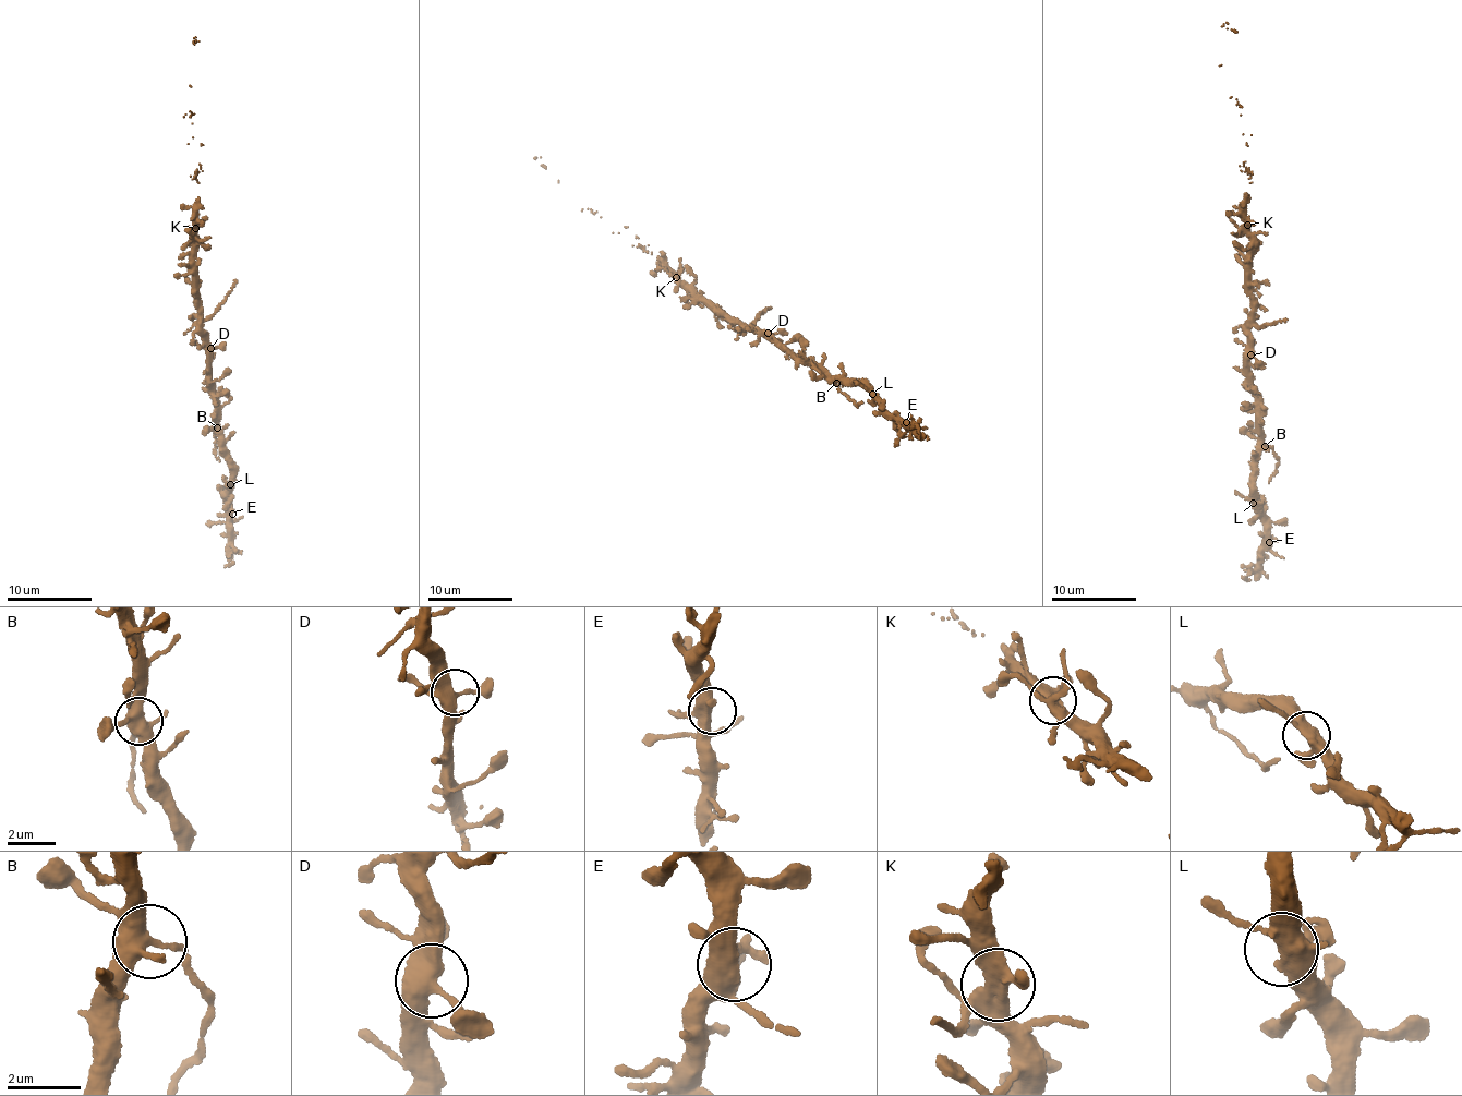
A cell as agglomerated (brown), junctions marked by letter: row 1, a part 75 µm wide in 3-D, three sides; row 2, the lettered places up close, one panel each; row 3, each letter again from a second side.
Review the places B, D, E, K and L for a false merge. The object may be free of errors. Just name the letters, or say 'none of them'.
none of them

